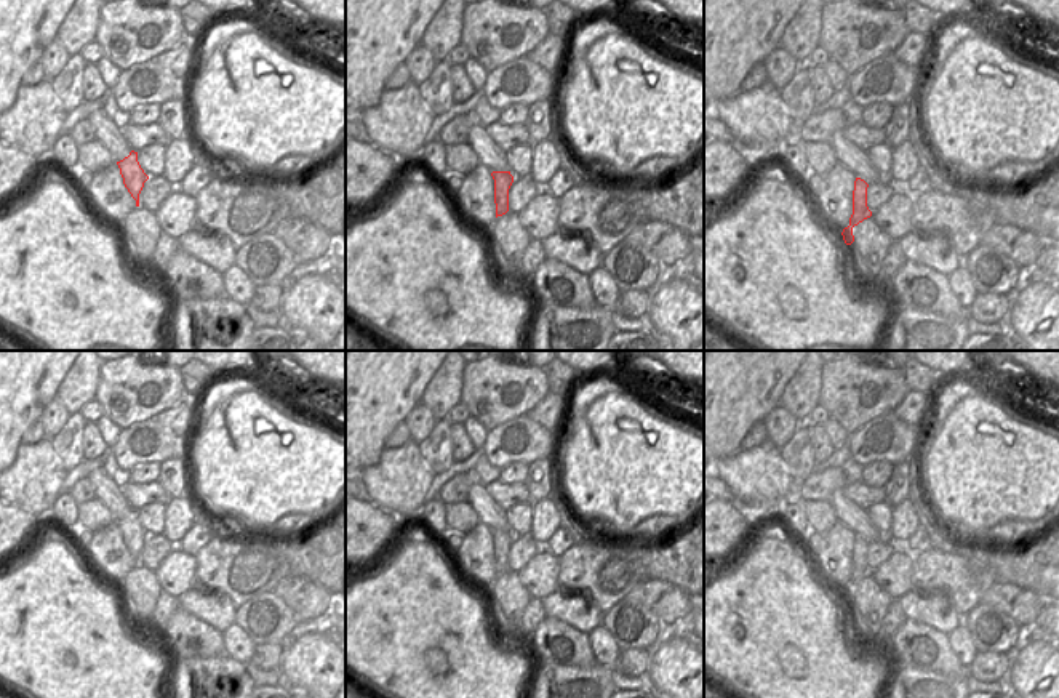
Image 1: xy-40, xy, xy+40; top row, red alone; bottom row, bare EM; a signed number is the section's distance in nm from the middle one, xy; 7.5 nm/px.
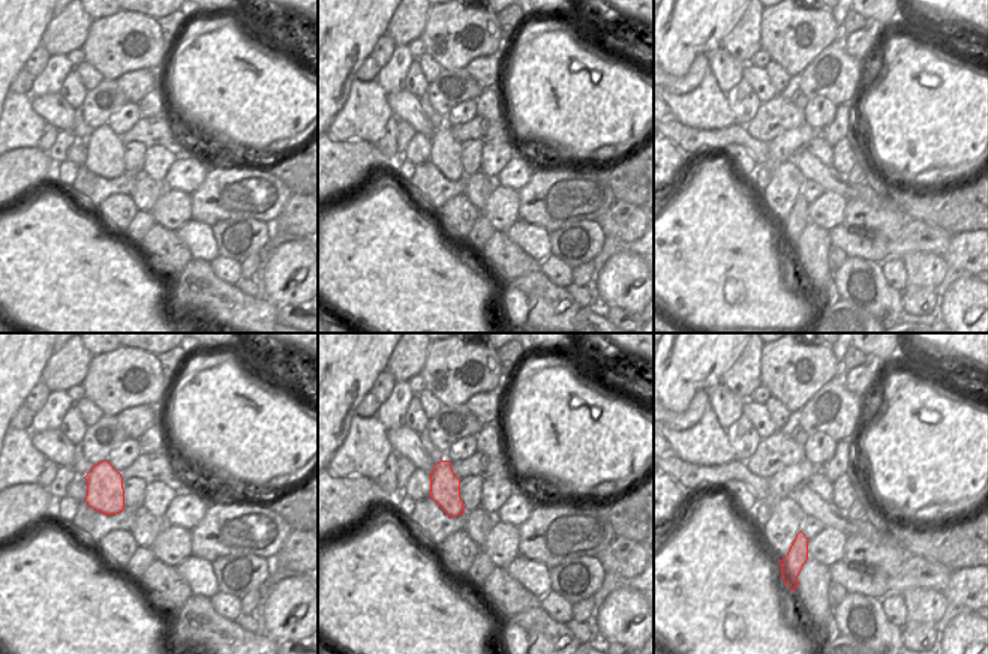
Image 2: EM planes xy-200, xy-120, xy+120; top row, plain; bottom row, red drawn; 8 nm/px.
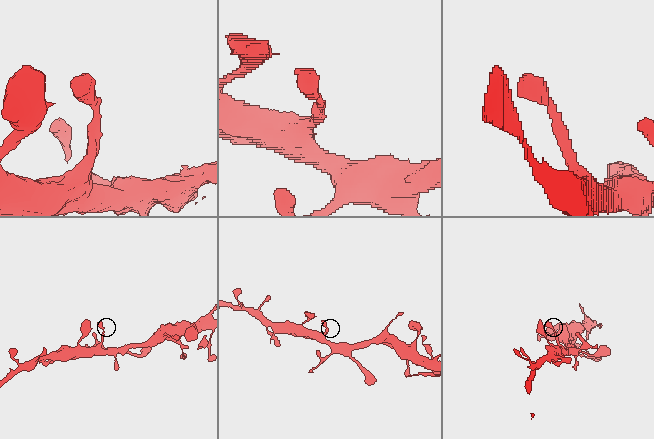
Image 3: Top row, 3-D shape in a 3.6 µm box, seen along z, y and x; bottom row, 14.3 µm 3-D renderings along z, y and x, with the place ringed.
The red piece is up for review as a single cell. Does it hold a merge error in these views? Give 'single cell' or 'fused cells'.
single cell

